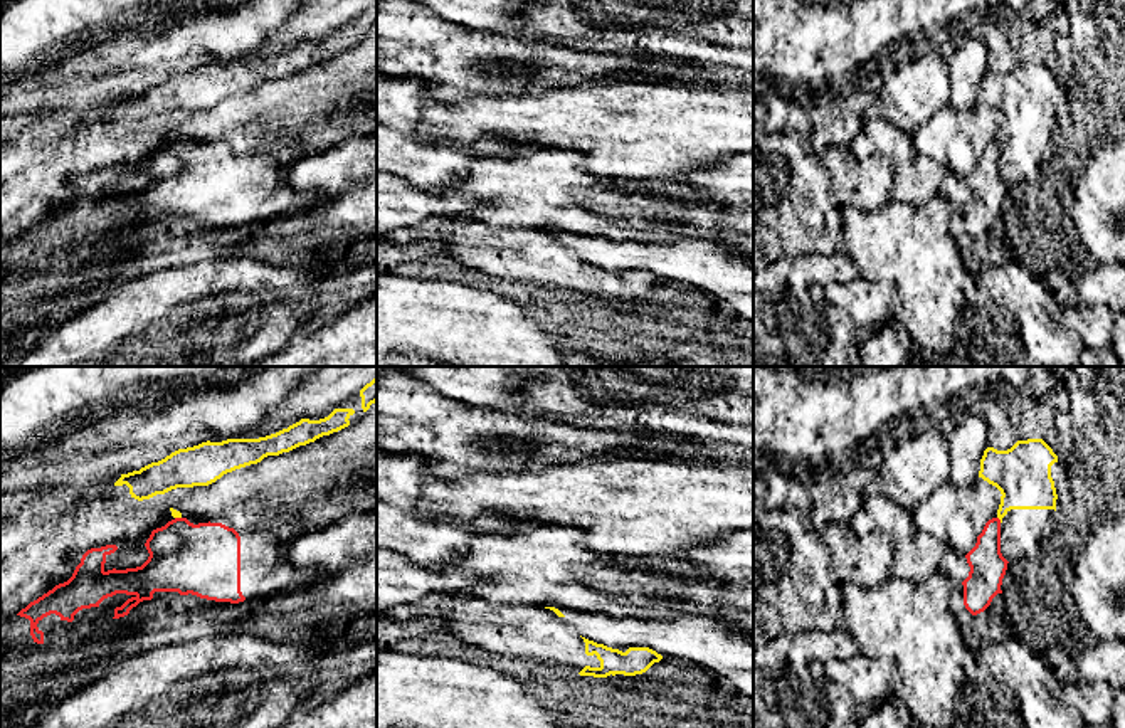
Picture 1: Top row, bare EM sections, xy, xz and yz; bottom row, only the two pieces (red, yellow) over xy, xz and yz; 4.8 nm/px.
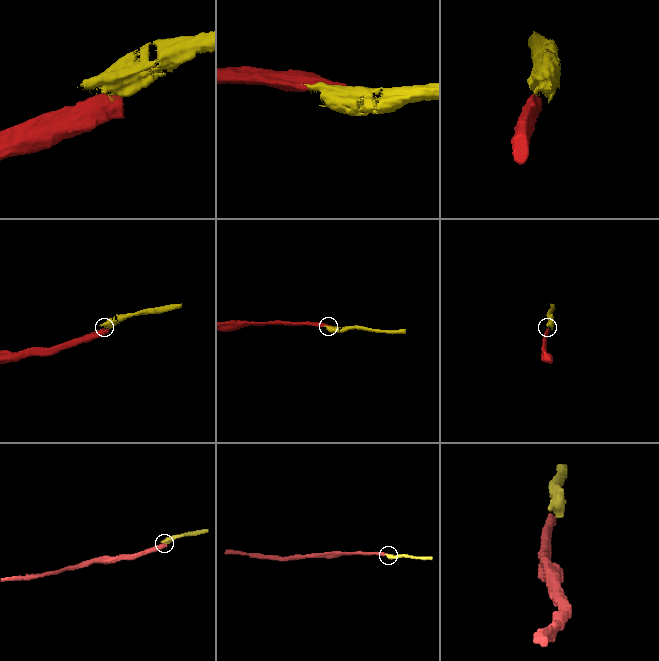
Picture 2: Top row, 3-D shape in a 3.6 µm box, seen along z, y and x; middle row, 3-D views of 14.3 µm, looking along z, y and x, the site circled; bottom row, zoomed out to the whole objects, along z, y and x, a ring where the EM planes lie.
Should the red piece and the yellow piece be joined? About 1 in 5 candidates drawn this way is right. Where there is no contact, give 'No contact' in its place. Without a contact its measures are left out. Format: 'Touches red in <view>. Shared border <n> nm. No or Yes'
Touches red in yz. Shared border 40 nm. No

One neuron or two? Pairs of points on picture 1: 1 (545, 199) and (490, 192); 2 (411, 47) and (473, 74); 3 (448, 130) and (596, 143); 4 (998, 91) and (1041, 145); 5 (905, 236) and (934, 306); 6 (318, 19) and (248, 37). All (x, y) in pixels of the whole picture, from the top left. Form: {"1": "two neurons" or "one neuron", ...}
{"1": "one neuron", "2": "one neuron", "3": "one neuron", "4": "one neuron", "5": "one neuron", "6": "two neurons"}

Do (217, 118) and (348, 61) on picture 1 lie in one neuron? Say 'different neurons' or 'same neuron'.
same neuron

